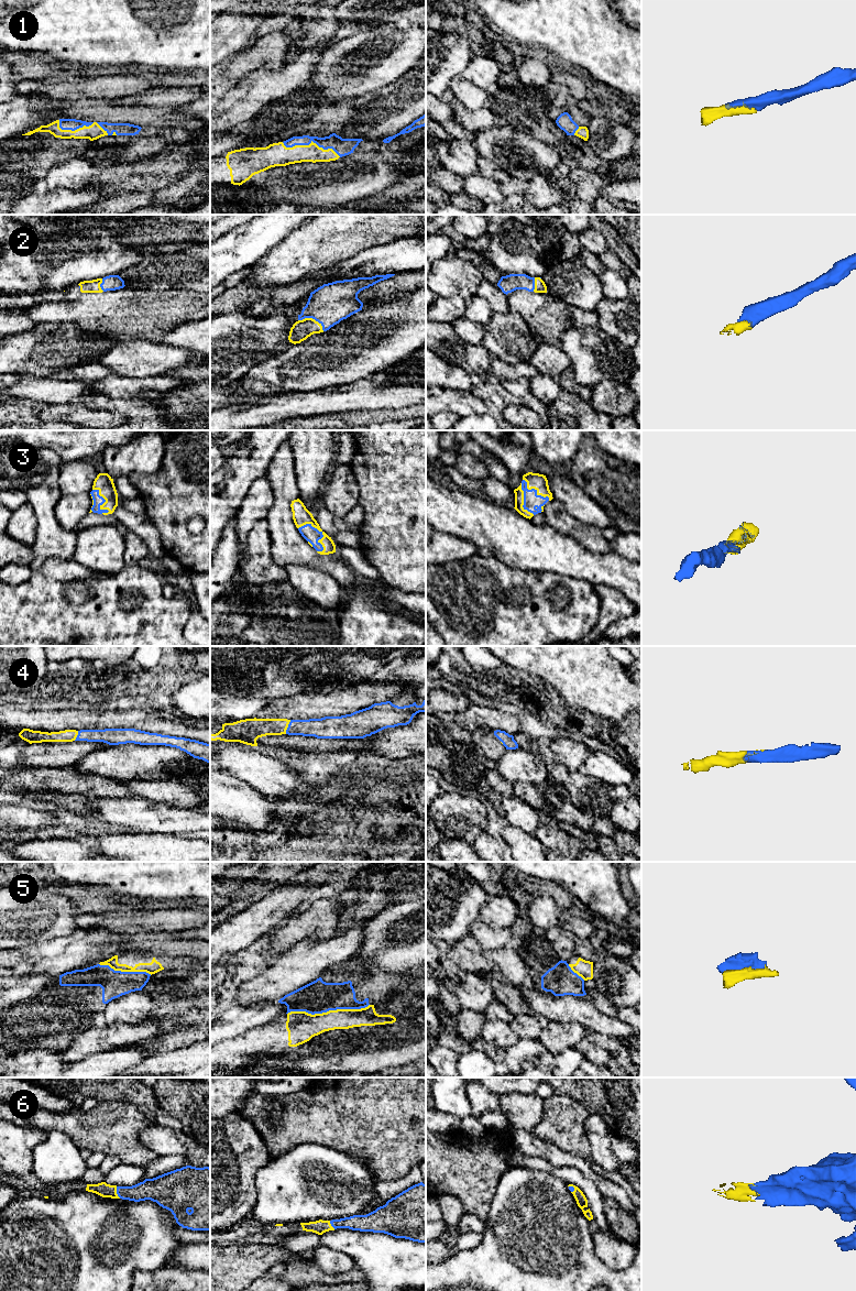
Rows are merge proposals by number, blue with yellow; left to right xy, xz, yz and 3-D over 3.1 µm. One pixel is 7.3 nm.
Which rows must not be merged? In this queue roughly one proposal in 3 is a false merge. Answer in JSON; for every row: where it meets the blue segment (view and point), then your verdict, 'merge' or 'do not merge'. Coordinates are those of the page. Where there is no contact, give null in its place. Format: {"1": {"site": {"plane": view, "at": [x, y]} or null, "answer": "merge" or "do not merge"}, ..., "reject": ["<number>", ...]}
{"1": {"site": {"plane": "xz", "at": [310, 142]}, "answer": "merge"}, "2": {"site": {"plane": "xz", "at": [313, 318]}, "answer": "merge"}, "3": {"site": {"plane": "xz", "at": [317, 529]}, "answer": "merge"}, "4": {"site": {"plane": "xz", "at": [288, 726]}, "answer": "merge"}, "5": {"site": {"plane": "xz", "at": [328, 1010]}, "answer": "do not merge"}, "6": {"site": {"plane": "xy", "at": [117, 1192]}, "answer": "merge"}, "reject": ["5"]}

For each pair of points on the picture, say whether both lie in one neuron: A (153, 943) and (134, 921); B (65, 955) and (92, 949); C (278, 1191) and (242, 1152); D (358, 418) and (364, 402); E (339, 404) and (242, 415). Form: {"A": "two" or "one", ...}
{"A": "two", "B": "one", "C": "two", "D": "two", "E": "one"}

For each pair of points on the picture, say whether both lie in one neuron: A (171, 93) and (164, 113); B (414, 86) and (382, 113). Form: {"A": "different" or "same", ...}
{"A": "different", "B": "same"}

